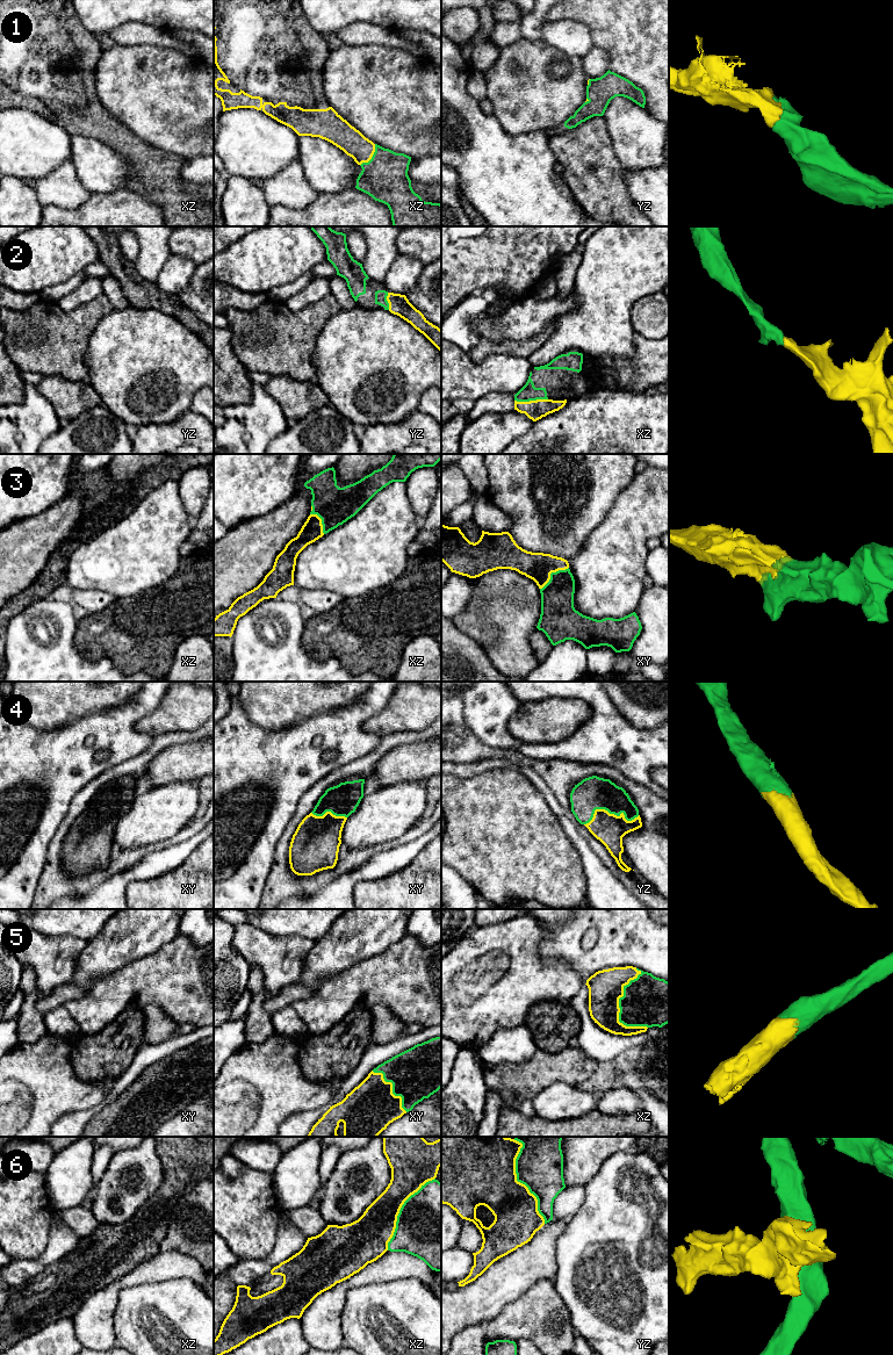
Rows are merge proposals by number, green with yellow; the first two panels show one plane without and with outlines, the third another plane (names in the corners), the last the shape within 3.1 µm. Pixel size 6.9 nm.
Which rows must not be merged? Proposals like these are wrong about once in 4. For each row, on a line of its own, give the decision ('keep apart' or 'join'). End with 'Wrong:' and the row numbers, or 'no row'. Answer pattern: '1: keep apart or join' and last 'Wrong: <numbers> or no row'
1: join
2: join
3: join
4: join
5: join
6: keep apart
Wrong: 6

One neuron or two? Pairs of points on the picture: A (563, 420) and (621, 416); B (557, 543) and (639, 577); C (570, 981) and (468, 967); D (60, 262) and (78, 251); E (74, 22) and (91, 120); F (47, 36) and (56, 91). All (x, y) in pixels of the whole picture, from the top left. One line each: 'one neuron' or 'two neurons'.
A: one neuron
B: two neurons
C: one neuron
D: one neuron
E: one neuron
F: one neuron

